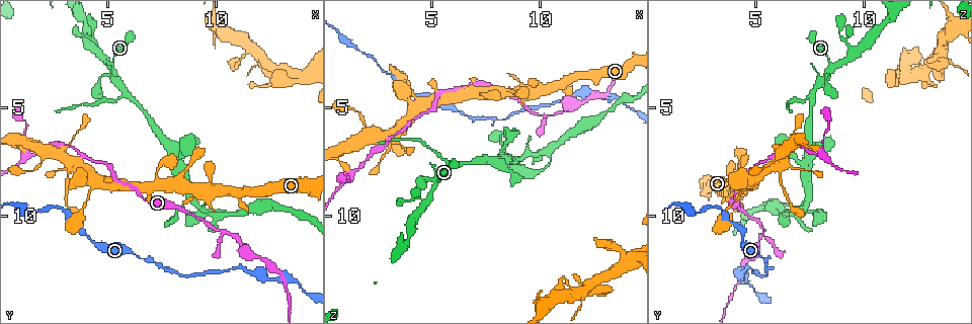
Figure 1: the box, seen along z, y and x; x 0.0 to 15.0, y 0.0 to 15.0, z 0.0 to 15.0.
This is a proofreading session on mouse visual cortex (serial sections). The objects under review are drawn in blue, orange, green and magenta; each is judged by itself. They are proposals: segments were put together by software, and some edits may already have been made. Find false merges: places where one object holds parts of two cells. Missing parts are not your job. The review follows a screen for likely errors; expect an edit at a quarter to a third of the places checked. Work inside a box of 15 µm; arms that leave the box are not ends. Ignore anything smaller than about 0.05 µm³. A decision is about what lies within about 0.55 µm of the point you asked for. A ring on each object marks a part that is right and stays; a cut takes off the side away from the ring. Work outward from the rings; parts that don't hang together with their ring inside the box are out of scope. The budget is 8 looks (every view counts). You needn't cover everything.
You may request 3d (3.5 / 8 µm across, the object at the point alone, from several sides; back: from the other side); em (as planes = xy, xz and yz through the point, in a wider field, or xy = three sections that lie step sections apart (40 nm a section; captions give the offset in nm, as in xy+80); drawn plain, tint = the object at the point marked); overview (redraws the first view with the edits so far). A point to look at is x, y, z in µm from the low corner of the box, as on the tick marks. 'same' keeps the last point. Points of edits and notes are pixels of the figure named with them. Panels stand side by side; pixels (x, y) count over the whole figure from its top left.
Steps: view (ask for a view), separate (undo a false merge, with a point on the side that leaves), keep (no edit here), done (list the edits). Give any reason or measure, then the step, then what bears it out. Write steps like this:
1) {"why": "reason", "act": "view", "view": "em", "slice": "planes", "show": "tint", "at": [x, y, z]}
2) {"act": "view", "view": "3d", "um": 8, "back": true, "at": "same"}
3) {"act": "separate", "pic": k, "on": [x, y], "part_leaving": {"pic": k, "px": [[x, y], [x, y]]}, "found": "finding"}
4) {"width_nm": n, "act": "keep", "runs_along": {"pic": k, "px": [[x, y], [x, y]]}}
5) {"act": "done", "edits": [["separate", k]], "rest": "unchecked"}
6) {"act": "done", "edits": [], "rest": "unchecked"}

{"why": "sharp bend", "act": "view", "view": "3d", "um": 8, "at": [10.4, 10.7, 5.4]}

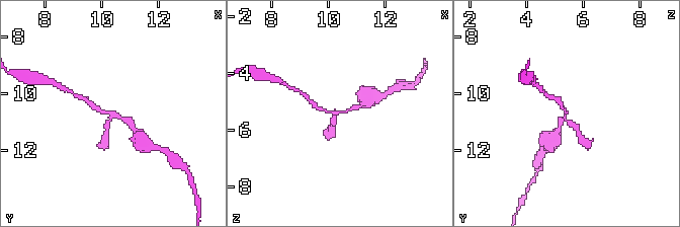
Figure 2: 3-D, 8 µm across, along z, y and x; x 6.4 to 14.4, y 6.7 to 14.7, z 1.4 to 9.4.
{"act": "view", "view": "3d", "um": 3.5, "at": [10.3, 10.7, 5.3]}

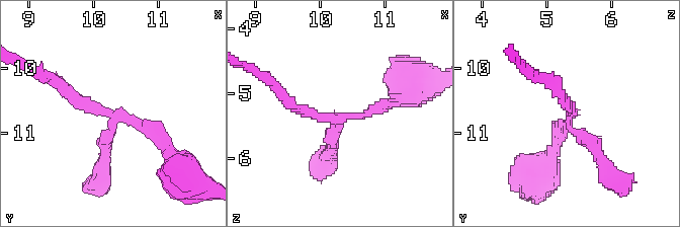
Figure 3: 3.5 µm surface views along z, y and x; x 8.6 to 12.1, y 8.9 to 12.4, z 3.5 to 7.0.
{"arms": 3, "arm_widths_nm": [200, 200, 200], "act": "view", "view": "em", "slice": "xy", "step": 3, "show": "tint", "at": [10.35, 10.75, 5.35]}

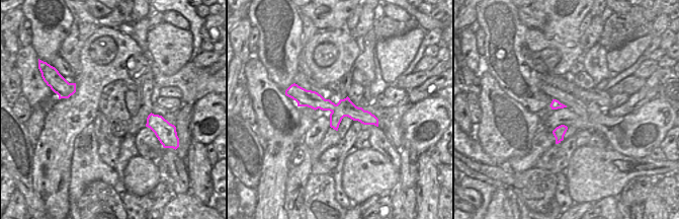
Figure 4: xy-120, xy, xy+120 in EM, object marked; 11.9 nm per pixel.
{"act": "separate", "pic": 3, "on": [590, 146], "part_leaving": {"pic": 3, "px": [[569, 121], [613, 180], [631, 177]]}, "found": "two cells meet here"}

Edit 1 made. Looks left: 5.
{"why": "a narrow waist", "act": "view", "view": "3d", "um": 3.5, "at": [8.2, 12.7, 5.6]}

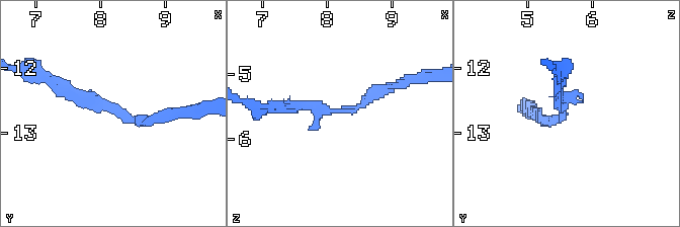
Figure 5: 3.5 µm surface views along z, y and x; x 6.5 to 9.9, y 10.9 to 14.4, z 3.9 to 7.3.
{"why": "now the EM", "act": "view", "view": "em", "slice": "xy", "step": 2, "show": "tint", "at": [8.25, 12.70, 5.50]}

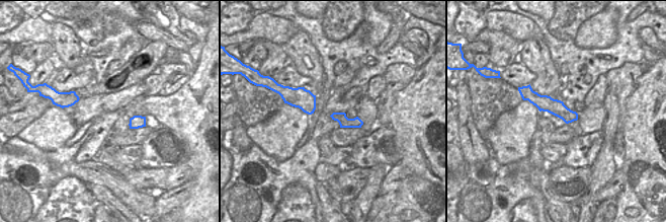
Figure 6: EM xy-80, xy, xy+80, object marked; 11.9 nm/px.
{"act": "keep", "runs_along": {"pic": 5, "px": [[56, 88], [121, 116], [174, 112]]}, "found": "continuous, no second cell"}

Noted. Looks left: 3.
{"why": "sharp bend", "act": "view", "view": "3d", "um": 3.5, "at": [1.1, 7.2, 8.1]}

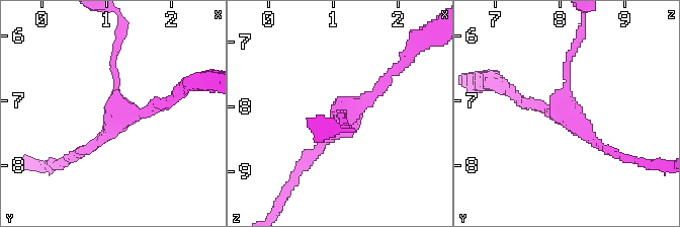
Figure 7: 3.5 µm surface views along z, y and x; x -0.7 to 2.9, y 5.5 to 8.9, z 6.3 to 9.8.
{"arms": 3, "arm_widths_nm": [100, 150, 200], "why": "now the EM", "act": "view", "view": "em", "slice": "xy", "step": 1, "show": "tint", "at": [1.25, 7.25, 8.15]}

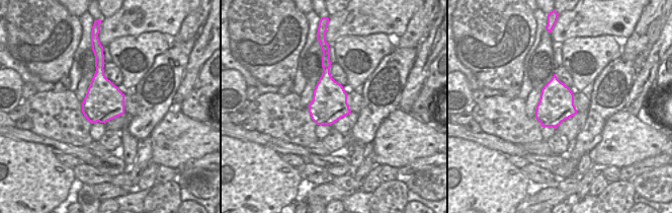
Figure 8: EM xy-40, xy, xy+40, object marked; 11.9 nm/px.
{"why": "another direction", "act": "view", "view": "em", "slice": "xy", "step": 5, "show": "tint", "at": "same"}

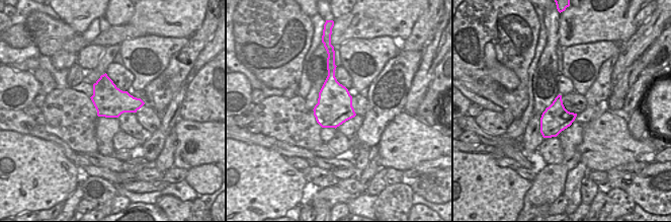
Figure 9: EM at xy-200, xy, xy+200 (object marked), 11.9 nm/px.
{"act": "keep", "runs_along": {"pic": 7, "px": [[398, 69], [344, 110], [344, 121]]}, "found": "continuous, no second cell"}

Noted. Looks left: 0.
{"act": "done", "edits": [["separate", 3]], "rest": "unchecked"}

